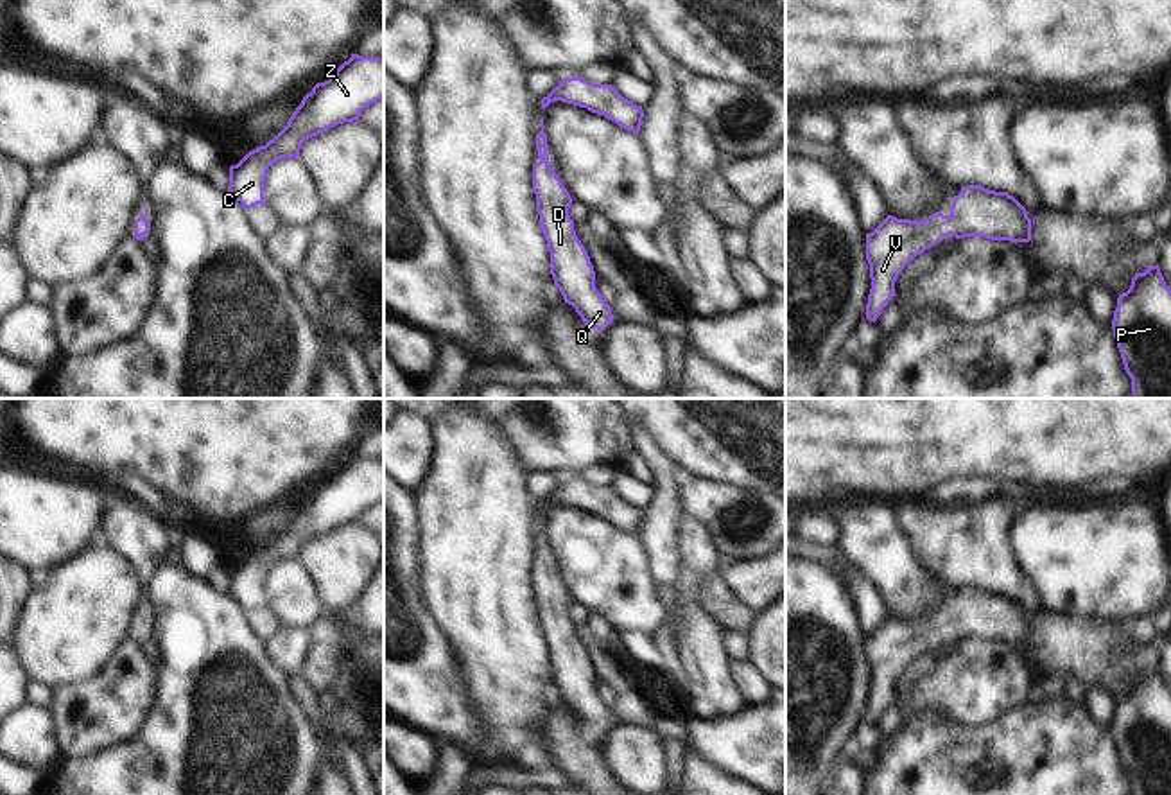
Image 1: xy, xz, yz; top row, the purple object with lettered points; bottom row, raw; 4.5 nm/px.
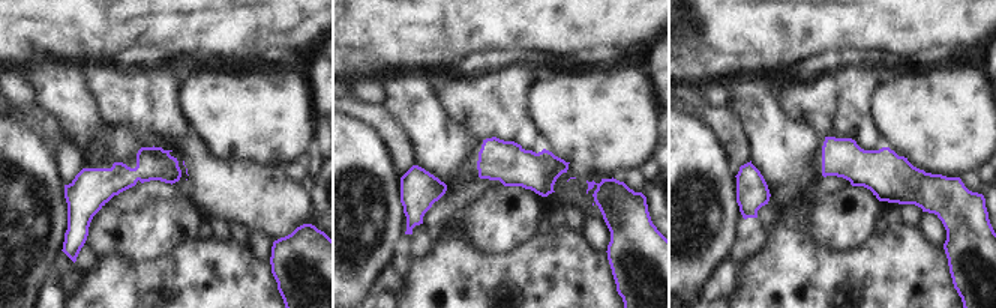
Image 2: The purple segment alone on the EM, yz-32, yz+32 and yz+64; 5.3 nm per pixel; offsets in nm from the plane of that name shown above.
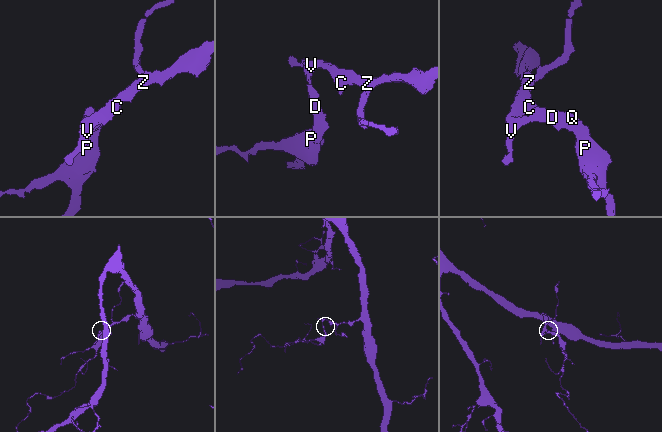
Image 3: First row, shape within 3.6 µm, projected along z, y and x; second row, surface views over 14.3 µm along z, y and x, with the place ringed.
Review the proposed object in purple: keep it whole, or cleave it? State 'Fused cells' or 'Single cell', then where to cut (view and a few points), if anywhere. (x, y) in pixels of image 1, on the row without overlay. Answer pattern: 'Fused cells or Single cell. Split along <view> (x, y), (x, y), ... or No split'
Single cell. No split

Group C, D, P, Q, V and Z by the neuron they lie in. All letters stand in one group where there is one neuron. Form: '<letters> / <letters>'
C D P Q V Z

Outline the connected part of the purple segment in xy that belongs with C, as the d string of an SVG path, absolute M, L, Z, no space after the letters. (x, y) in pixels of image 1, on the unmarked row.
M351 456L334 477L303 499L273 542L230 569L228 594L244 610L265 605L264 583L274 563L298 560L305 542L337 526L359 522L360 513L377 502L384 502L384 459Z

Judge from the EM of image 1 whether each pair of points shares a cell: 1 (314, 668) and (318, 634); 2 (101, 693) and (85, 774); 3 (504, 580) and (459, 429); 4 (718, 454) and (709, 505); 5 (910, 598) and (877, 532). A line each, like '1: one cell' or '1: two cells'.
1: one cell
2: two cells
3: one cell
4: two cells
5: one cell

